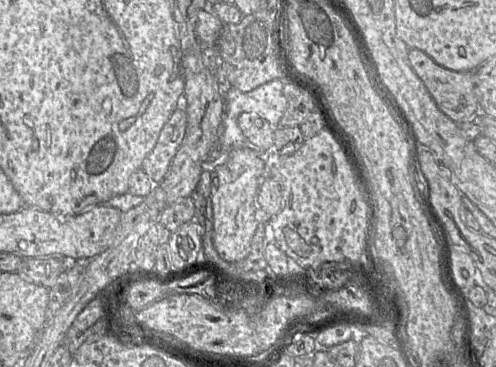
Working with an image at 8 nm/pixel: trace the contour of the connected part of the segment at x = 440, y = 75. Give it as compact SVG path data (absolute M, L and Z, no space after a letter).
M409 49L409 63L426 86L437 107L451 120L462 123L479 113L479 102L475 94L475 73L457 72L437 64L426 53L418 49Z

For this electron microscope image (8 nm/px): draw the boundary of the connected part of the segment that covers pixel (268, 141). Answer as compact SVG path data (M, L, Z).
M242 112L237 123L250 143L260 151L272 151L275 127L265 118L255 112Z

